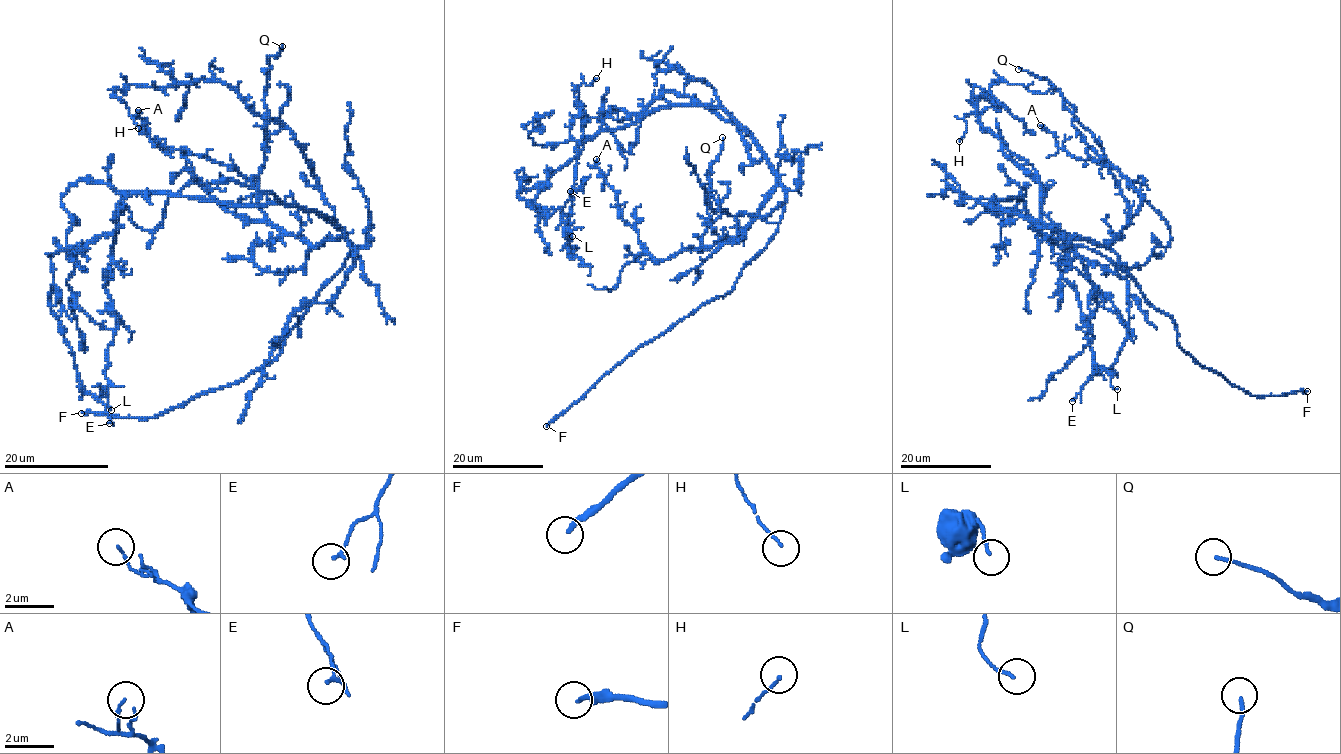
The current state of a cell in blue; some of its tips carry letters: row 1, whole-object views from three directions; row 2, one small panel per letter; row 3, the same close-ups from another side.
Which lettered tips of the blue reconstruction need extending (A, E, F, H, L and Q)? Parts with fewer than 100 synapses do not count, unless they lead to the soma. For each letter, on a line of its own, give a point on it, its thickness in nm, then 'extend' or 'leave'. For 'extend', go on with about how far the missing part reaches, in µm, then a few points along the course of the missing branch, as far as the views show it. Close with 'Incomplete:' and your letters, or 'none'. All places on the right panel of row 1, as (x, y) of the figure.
A: at (1040, 125); 110 nm thick; leave
E: at (1072, 401); 150 nm thick; leave
F: at (1307, 391); 180 nm thick; extend; about 15 µm are missing
H: at (959, 141); 100 nm thick; leave
L: at (1117, 389); 120 nm thick; leave
Q: at (1018, 69); 140 nm thick; leave
Incomplete: F

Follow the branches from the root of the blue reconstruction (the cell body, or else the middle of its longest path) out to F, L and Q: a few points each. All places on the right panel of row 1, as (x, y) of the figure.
F: (1015, 212), (1109, 258), (1135, 282), (1155, 308), (1172, 318), (1177, 343), (1199, 365), (1255, 396), (1307, 391)
L: (1015, 212), (986, 208), (993, 201), (1018, 198), (1039, 230), (1126, 280), (1128, 332), (1110, 381), (1117, 389)
Q: (1015, 212), (1100, 244), (1129, 220), (1109, 165), (1072, 125), (1074, 109), (1046, 79), (1018, 69)

